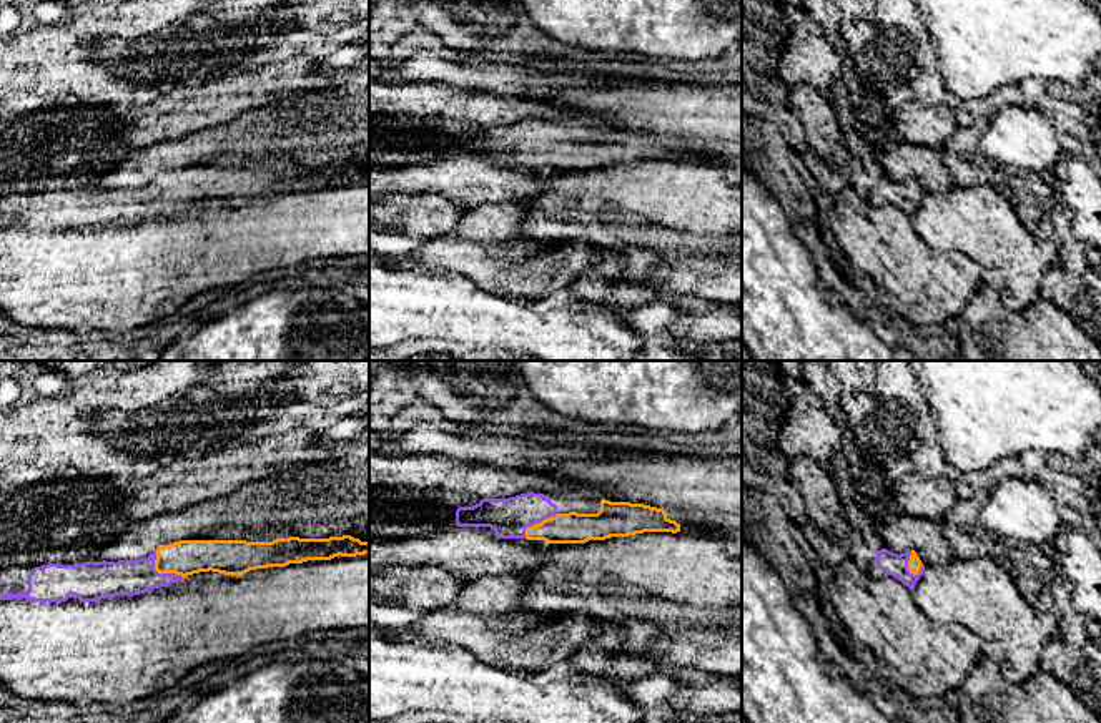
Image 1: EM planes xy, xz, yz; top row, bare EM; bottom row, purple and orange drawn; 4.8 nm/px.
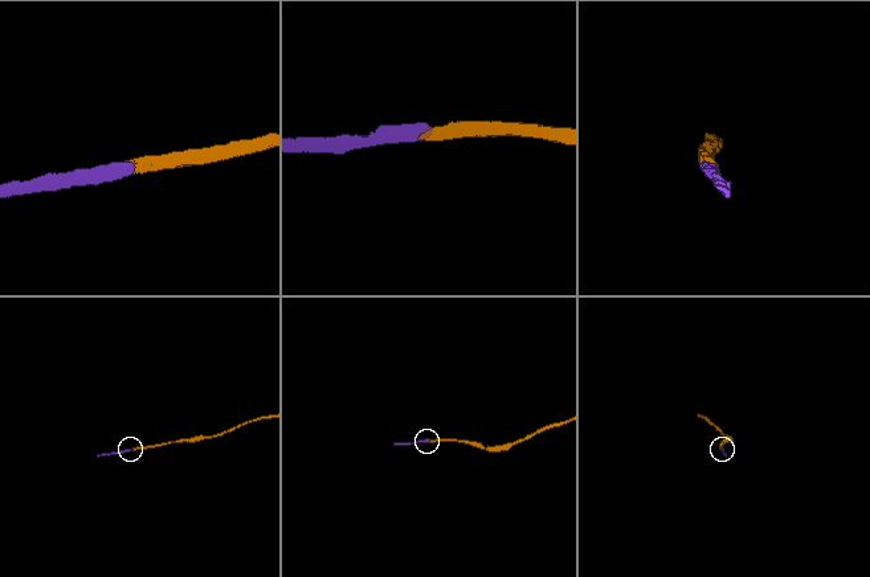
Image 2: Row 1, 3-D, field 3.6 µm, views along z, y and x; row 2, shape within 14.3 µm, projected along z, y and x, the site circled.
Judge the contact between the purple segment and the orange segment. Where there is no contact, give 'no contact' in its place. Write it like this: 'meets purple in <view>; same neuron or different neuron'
meets purple in xy; same neuron

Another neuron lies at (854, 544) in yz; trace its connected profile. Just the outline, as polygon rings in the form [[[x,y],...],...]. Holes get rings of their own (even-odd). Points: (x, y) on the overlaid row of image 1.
[[[843,514],[838,515],[833,522],[833,537],[832,537],[853,560],[853,565],[866,572],[873,563],[876,552],[865,542],[863,535],[852,529],[845,520]]]

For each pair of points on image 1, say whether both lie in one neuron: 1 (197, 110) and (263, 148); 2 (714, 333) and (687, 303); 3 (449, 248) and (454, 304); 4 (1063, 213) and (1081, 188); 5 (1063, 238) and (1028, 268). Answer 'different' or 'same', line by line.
1: different
2: same
3: different
4: different
5: different

